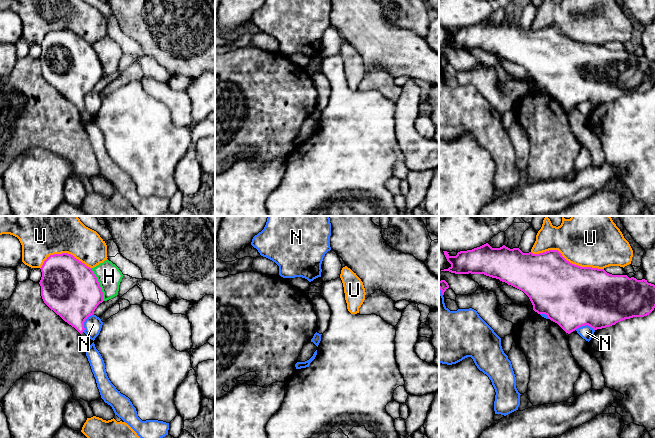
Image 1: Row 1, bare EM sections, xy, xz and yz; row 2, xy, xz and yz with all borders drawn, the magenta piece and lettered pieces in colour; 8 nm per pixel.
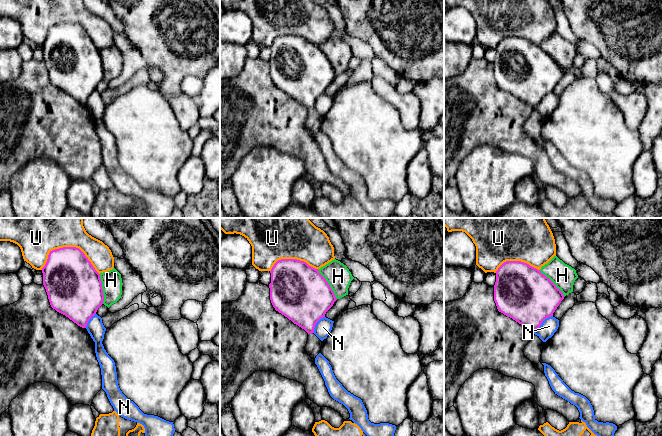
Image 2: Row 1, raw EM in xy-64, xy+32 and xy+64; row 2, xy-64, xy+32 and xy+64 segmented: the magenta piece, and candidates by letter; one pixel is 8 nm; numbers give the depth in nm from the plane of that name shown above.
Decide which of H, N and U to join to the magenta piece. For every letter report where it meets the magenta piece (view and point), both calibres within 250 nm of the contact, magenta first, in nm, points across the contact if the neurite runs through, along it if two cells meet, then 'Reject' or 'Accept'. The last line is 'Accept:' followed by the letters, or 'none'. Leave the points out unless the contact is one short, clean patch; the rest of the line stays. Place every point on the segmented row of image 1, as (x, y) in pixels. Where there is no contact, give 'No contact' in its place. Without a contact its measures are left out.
H: Touches magenta at xy (99, 284). Thickness 440 nm (magenta) against 200 nm. Reject
N: Touches magenta at xy (84, 321). Thickness 440 nm (magenta) against 140 nm. Reject
U: Touches magenta at yz (566, 260). Thickness 480 nm (magenta) against 440 nm. Reject
Accept: none

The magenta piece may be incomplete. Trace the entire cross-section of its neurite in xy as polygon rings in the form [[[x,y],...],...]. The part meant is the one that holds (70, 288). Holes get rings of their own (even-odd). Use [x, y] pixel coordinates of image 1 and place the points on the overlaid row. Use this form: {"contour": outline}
{"contour": [[[68,253],[50,255],[40,269],[44,303],[81,334],[86,352],[94,341],[84,333],[84,322],[103,302],[97,277],[92,268]]]}

